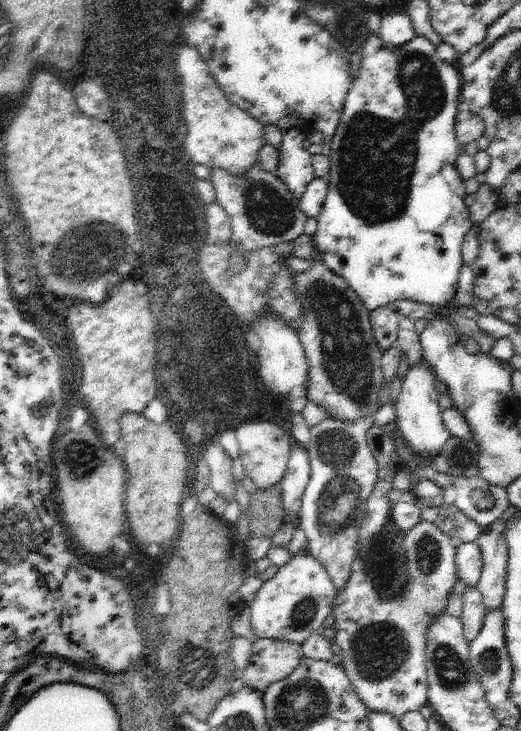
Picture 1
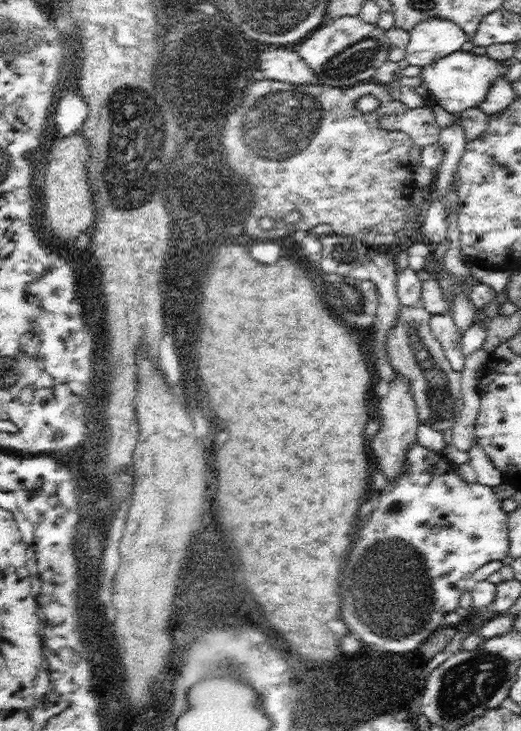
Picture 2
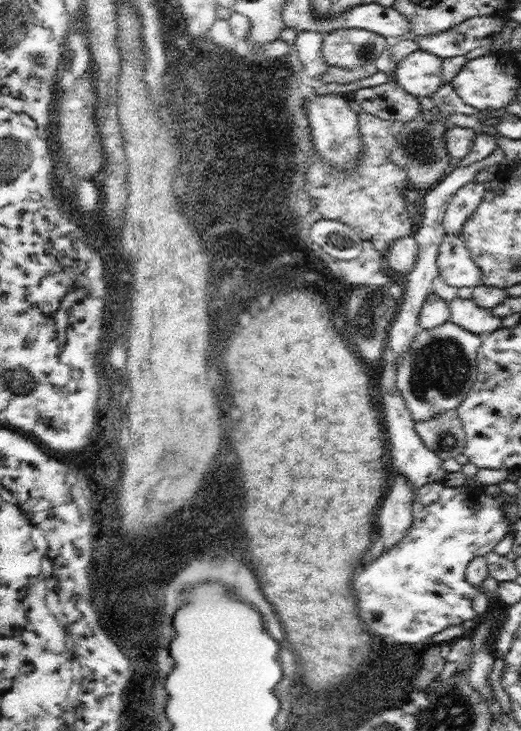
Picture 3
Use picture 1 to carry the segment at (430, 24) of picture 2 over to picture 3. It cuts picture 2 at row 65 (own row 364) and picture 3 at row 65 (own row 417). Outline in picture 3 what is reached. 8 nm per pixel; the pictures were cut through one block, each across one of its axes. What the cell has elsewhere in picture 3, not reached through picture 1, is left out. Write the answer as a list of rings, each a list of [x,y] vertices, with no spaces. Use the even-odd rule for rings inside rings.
[[[417,48],[405,60],[395,64],[395,78],[401,88],[405,88],[415,98],[429,98],[437,88],[441,88],[441,60],[439,56]]]

